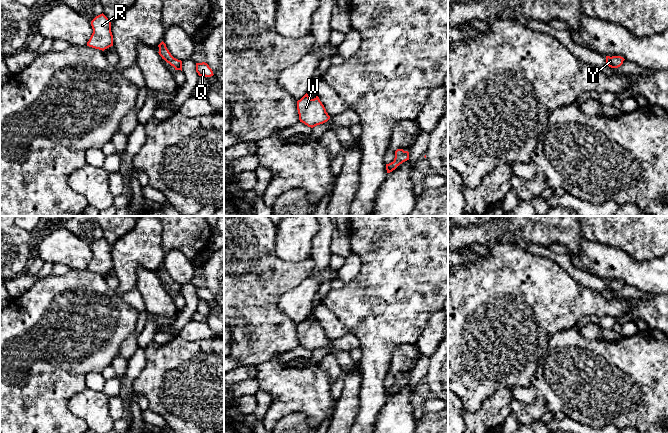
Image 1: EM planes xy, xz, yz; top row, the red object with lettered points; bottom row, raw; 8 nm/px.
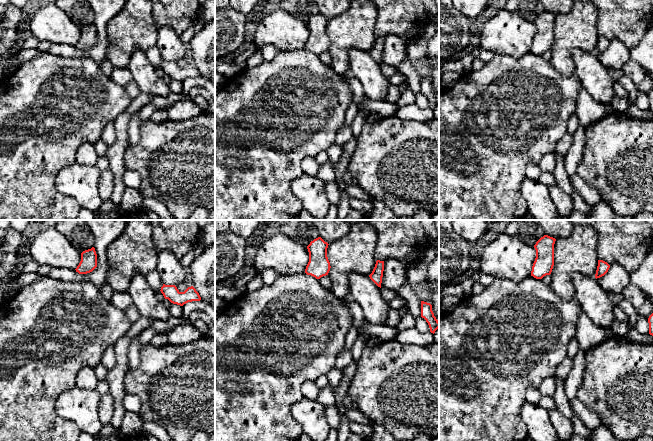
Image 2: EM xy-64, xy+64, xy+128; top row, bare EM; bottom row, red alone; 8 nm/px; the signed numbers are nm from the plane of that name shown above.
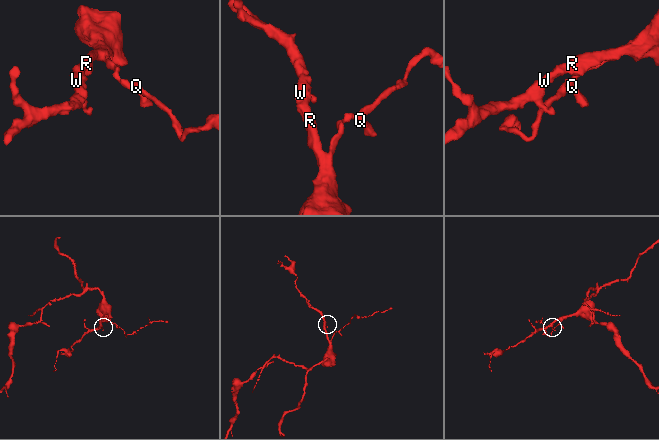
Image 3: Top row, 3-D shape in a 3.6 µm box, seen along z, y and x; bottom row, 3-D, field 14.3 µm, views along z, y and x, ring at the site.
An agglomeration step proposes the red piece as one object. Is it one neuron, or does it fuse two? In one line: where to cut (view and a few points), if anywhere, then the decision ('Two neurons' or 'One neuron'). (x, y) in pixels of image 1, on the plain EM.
No split. One neuron

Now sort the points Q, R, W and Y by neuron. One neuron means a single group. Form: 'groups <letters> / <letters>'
groups Q R W Y

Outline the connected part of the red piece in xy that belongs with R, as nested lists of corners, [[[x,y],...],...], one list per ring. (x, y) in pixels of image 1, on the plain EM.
[[[102,237],[91,245],[93,257],[87,270],[104,275],[113,270],[111,245]]]

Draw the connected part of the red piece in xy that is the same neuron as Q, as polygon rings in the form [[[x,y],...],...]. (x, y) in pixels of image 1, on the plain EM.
[[[205,286],[196,287],[196,296],[199,300],[211,301],[214,299],[212,293]]]

